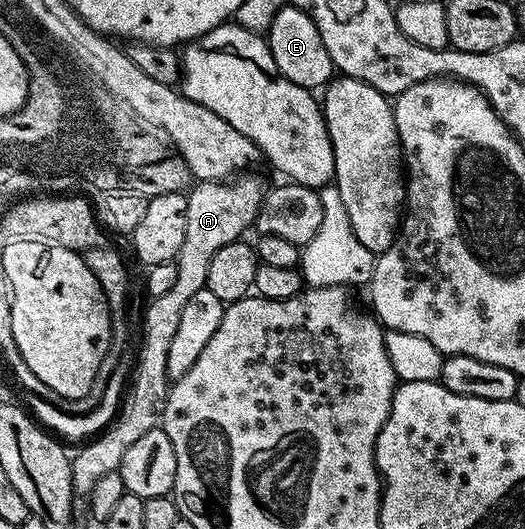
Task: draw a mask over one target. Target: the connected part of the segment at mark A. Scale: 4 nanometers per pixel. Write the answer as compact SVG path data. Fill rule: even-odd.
M240 175L235 179L227 181L196 181L195 184L187 190L186 196L186 235L182 239L180 254L174 258L174 264L178 271L178 276L174 279L174 284L166 295L151 298L147 303L148 310L144 313L144 342L140 345L140 362L135 362L134 372L130 377L130 384L120 402L116 416L107 425L95 439L81 444L80 450L74 453L72 462L72 487L77 494L91 494L92 488L102 479L102 475L114 473L119 470L122 463L122 455L130 451L130 446L137 439L142 439L146 431L157 428L161 424L162 414L164 412L164 402L168 399L168 390L170 388L170 378L168 376L168 356L170 355L170 343L174 340L174 331L178 331L178 323L182 319L182 310L186 308L186 303L194 299L197 291L202 291L208 284L208 272L210 271L210 259L222 251L230 243L241 240L245 236L247 229L251 230L256 223L256 216L260 210L260 204L264 201L266 185L263 185L256 177L252 175Z

